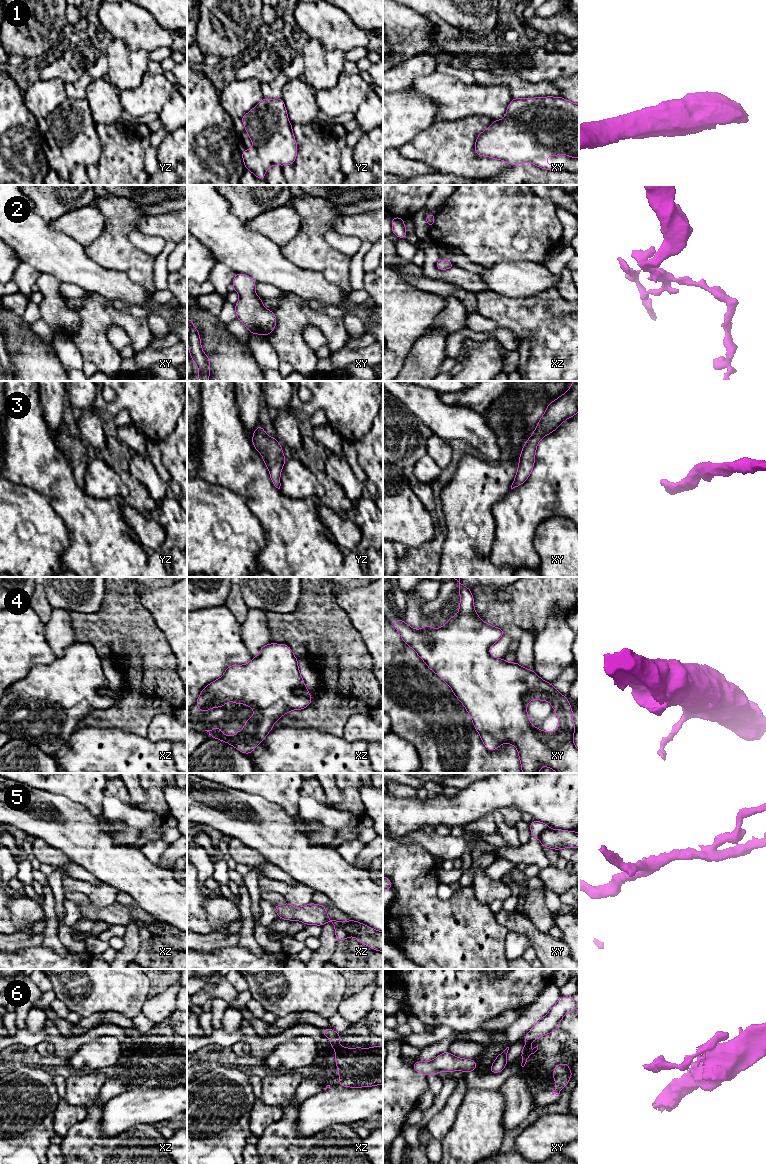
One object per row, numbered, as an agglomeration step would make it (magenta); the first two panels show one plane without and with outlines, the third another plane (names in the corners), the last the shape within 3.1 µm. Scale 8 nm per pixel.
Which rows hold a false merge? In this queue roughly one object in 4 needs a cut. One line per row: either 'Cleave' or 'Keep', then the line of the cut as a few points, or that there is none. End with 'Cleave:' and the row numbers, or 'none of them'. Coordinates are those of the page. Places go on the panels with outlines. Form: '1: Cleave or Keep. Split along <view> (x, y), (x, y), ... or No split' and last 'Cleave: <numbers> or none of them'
1: Keep. No split
2: Keep. No split
3: Keep. No split
4: Keep. No split
5: Cleave. Split along xz (335, 926), (341, 926), (349, 935)
6: Keep. No split
Cleave: 5

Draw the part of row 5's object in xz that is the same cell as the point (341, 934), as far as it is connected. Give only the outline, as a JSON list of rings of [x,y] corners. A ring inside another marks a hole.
[[[341,926],[335,927],[335,936],[337,941],[345,940],[349,937],[347,931]]]

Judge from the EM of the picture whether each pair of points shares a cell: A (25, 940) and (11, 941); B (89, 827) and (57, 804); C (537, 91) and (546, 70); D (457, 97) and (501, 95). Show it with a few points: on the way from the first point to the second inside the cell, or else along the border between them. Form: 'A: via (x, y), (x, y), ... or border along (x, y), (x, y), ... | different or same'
A: via (22, 940), (14, 941) | same
B: via (81, 827), (65, 812) | same
C: border along (527, 79), (532, 82), (552, 81) | different
D: via (468, 97), (490, 97) | same

